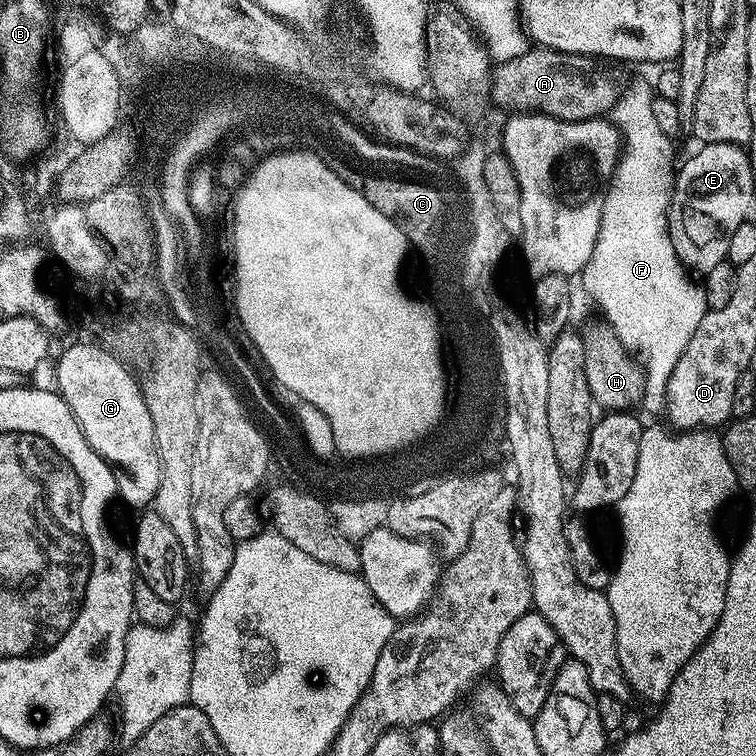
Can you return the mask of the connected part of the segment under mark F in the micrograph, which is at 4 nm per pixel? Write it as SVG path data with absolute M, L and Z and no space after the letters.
M636 80L628 89L617 95L610 109L610 120L622 141L622 155L615 161L614 171L607 181L602 206L602 218L594 254L578 280L584 283L588 296L604 311L607 323L615 330L616 336L629 352L638 357L644 370L643 407L660 412L664 406L665 387L670 374L678 364L686 342L698 330L705 312L709 311L703 287L688 281L689 269L676 256L674 242L668 233L668 201L672 199L674 164L672 168L673 141L662 130L658 130L650 102L654 89L644 80Z

